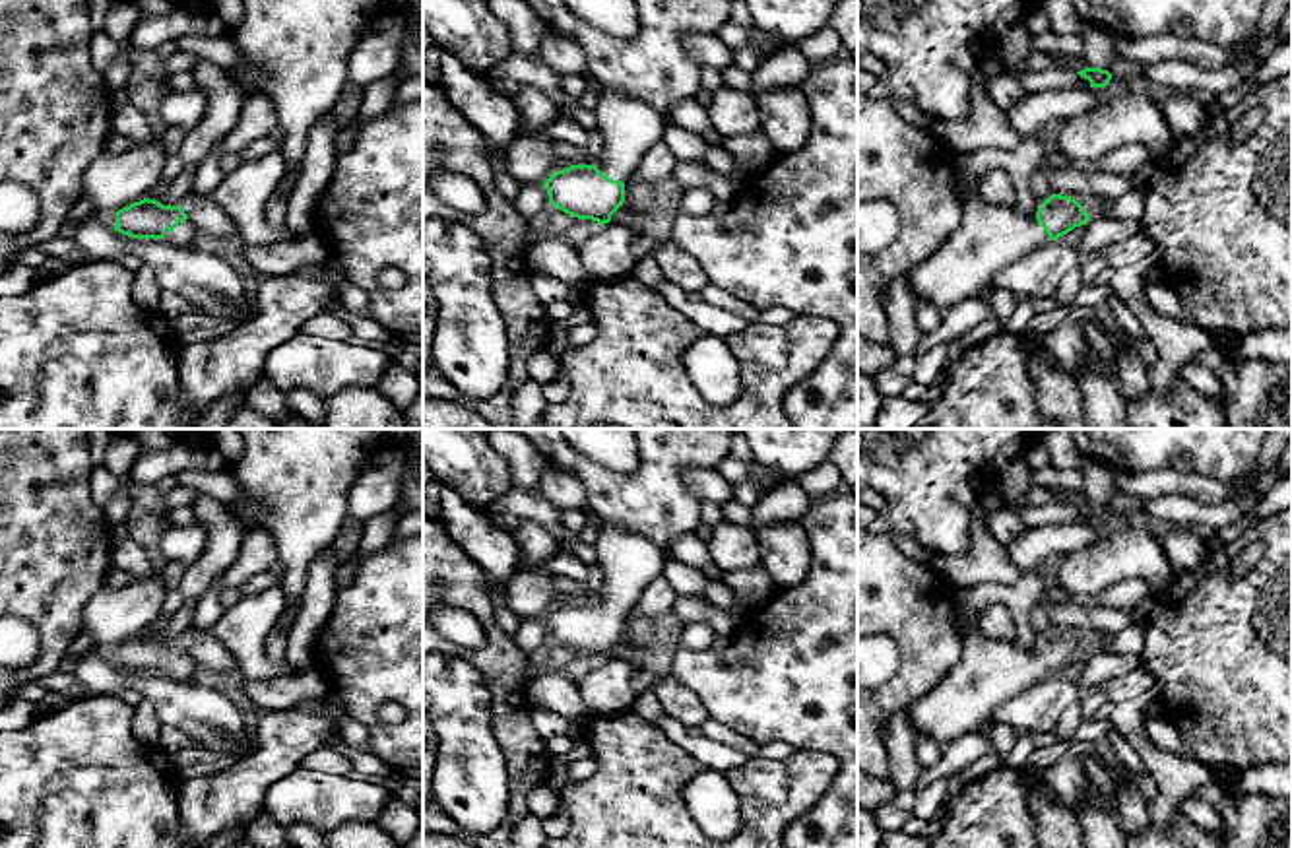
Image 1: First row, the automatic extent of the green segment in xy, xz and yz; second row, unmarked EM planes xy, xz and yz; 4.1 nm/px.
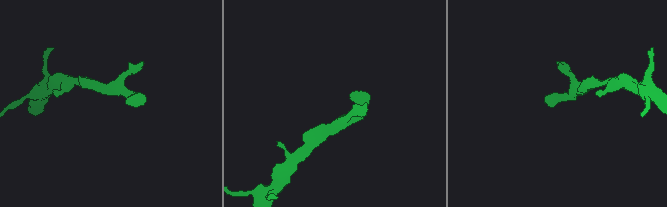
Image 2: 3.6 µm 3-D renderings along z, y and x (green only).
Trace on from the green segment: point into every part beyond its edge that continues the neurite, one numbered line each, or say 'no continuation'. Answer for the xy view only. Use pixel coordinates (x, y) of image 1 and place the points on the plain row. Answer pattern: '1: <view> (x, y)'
1: xy (183, 670)

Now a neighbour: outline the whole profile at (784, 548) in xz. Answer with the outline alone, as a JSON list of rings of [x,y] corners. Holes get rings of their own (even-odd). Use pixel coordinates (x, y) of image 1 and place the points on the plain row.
[[[776,524],[757,532],[760,567],[776,590],[797,584],[811,567],[811,543],[799,524]]]

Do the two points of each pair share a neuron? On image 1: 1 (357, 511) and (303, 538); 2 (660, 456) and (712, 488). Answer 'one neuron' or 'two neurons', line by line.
1: two neurons
2: two neurons

